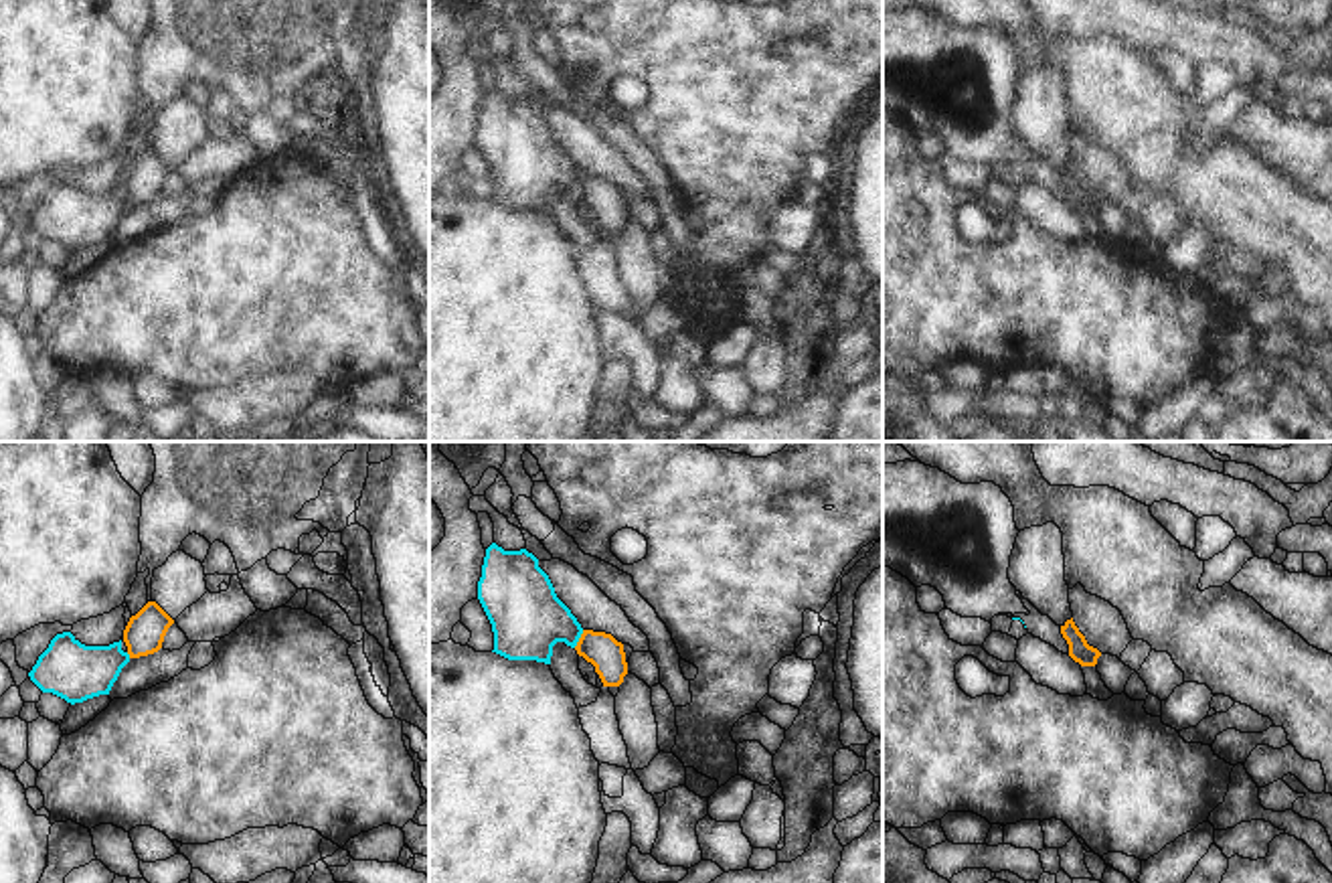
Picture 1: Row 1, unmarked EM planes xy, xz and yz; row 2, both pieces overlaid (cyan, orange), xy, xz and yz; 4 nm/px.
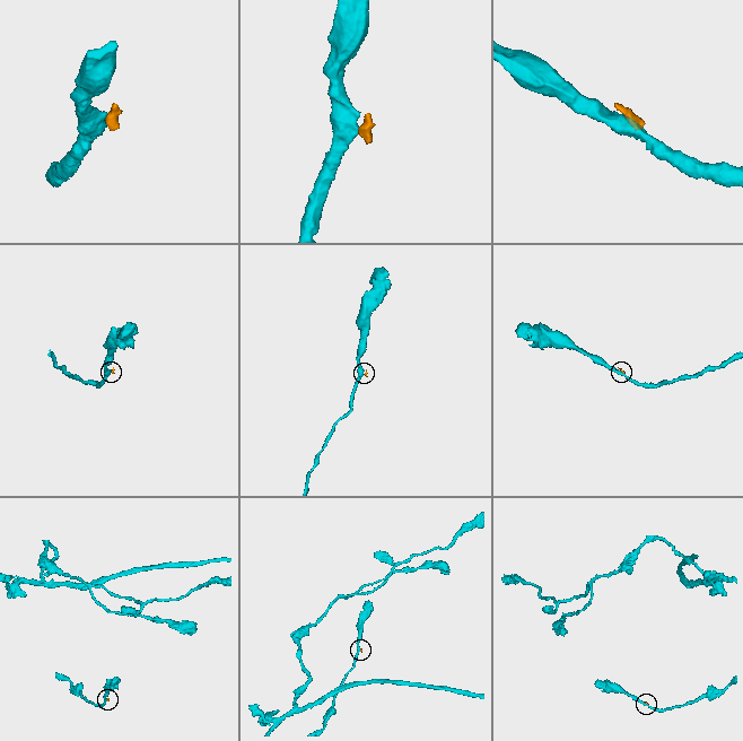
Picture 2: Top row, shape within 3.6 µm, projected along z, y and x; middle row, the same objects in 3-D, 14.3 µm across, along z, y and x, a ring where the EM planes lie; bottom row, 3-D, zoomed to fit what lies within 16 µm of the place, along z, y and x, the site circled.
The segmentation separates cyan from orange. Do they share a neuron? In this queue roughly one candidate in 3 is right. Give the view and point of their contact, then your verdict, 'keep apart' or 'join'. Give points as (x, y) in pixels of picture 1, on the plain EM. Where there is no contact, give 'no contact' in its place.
meets cyan in xz at (579, 183); keep apart

